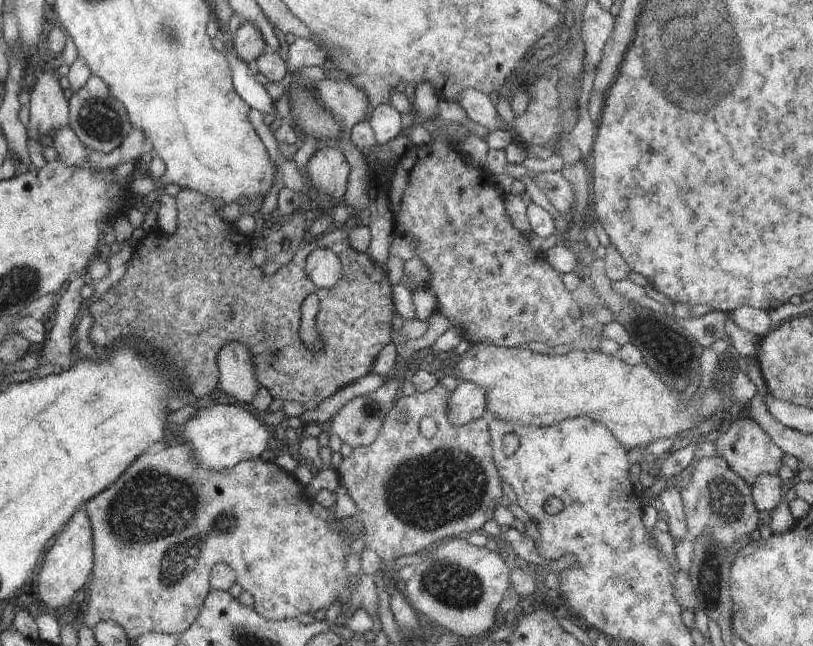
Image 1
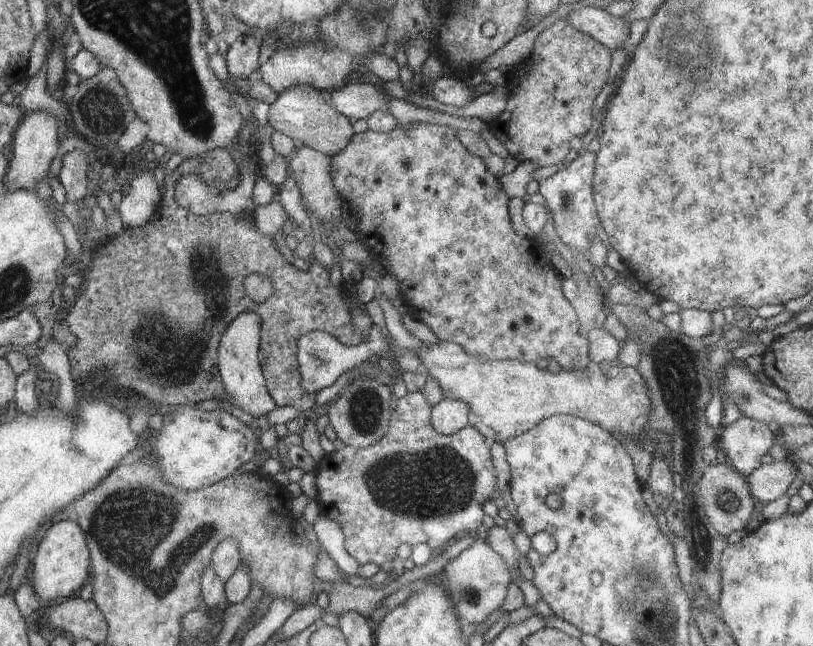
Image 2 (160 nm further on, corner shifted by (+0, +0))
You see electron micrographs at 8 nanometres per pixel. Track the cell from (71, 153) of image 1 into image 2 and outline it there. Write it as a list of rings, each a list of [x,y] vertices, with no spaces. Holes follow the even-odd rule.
[[[75,149],[62,155],[62,168],[58,178],[63,187],[68,203],[83,202],[87,195],[87,168],[88,164],[95,163],[88,160],[88,154]]]

